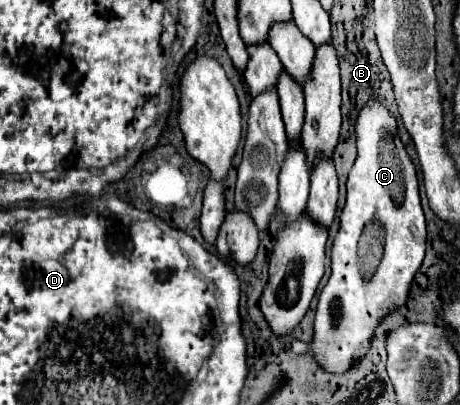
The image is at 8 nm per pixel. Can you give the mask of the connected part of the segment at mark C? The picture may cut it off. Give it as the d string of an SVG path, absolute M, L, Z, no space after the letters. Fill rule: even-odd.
M371 100L357 118L357 160L347 178L347 204L341 214L341 228L335 236L331 250L331 278L323 288L313 322L311 342L297 344L291 350L295 354L311 354L319 368L325 368L329 374L345 374L357 360L361 360L375 336L375 328L393 314L399 306L407 302L409 288L415 274L421 268L425 256L425 216L419 198L419 184L415 164L411 162L405 146L397 134L397 122L391 112L381 106L377 100Z

